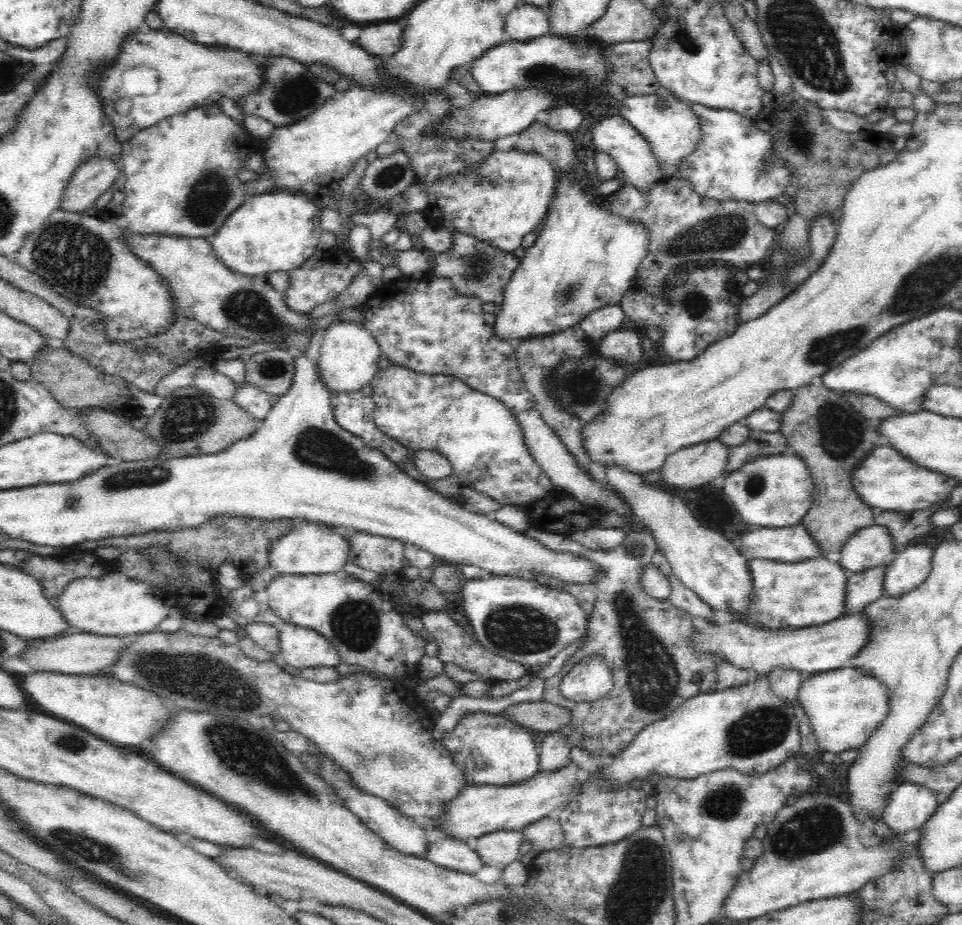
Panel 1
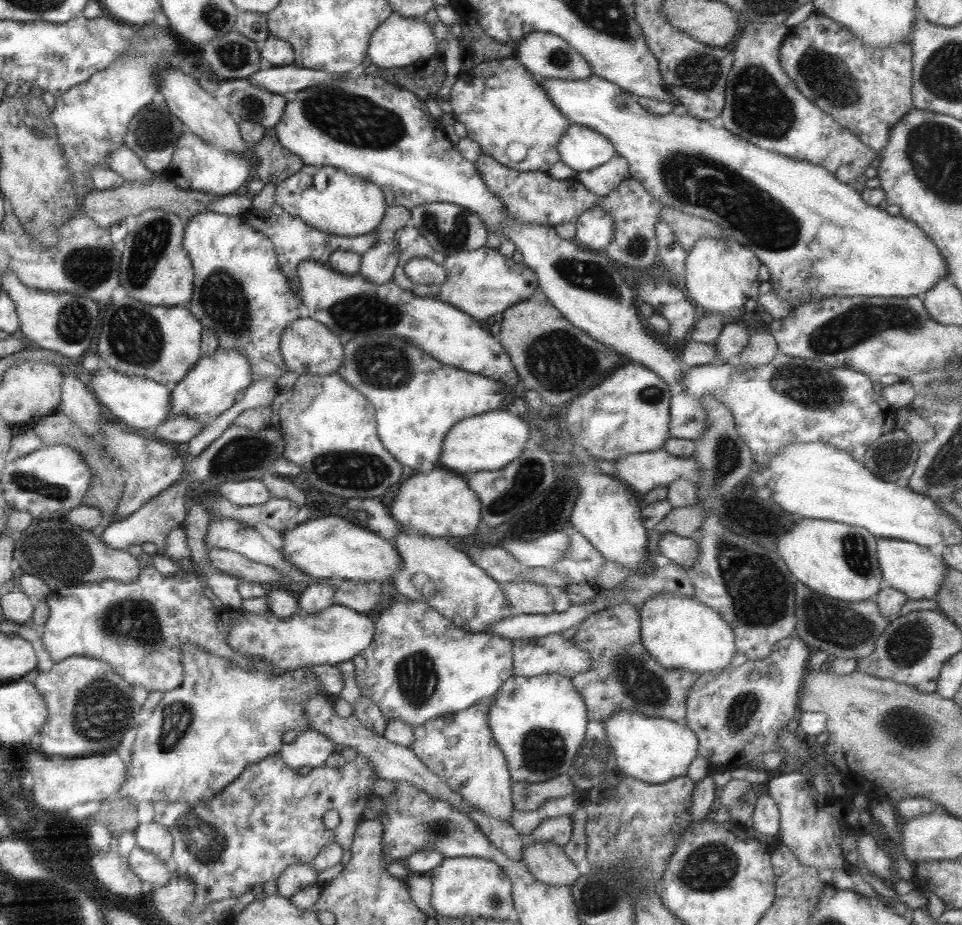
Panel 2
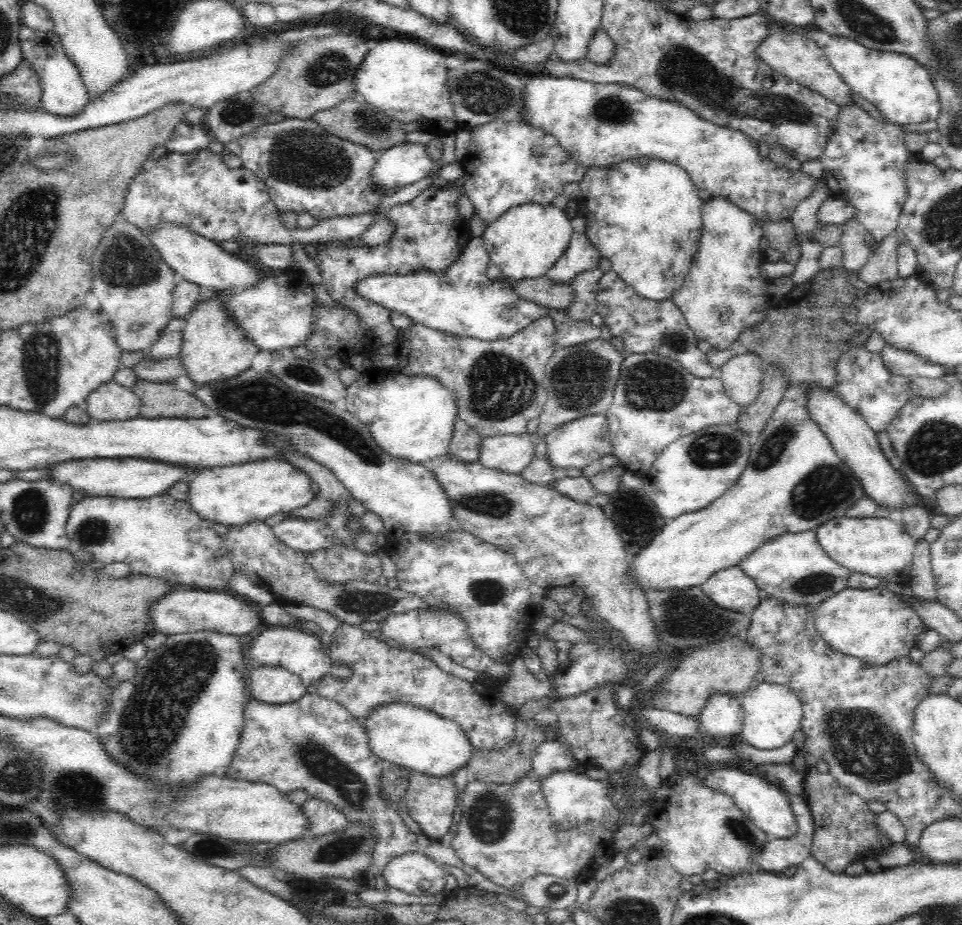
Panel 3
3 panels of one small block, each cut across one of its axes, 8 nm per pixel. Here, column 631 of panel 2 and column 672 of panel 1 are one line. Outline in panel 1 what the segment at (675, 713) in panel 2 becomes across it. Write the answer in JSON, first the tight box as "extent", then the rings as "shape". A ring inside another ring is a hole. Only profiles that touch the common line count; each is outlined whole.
{"extent":[523,526,718,762],"shape":[[[530,526],[523,533],[528,535],[530,538],[533,538],[534,540],[537,540],[540,542],[540,544],[543,544],[546,548],[548,548],[548,550],[557,550],[558,552],[569,552],[570,554],[576,554],[582,558],[585,558],[586,560],[589,560],[590,562],[593,562],[597,568],[599,568],[599,571],[595,576],[595,588],[597,597],[593,606],[593,611],[589,616],[589,623],[585,634],[585,643],[582,645],[582,648],[579,648],[575,652],[571,661],[567,662],[567,664],[564,666],[564,671],[559,672],[553,678],[545,680],[545,690],[542,698],[542,701],[554,704],[555,706],[566,708],[570,712],[570,715],[573,719],[573,726],[560,728],[557,732],[560,732],[566,736],[567,740],[572,746],[582,747],[589,753],[592,753],[594,757],[597,757],[601,762],[603,762],[604,760],[607,760],[609,756],[616,755],[622,750],[625,750],[634,741],[636,734],[638,734],[643,728],[646,728],[646,726],[657,722],[659,719],[665,718],[668,716],[668,714],[672,714],[674,710],[677,710],[678,706],[682,706],[682,704],[684,704],[684,701],[690,700],[690,698],[694,698],[698,696],[698,694],[711,693],[715,689],[715,685],[717,684],[717,674],[715,673],[715,669],[717,668],[718,658],[712,655],[712,653],[702,653],[702,651],[698,651],[698,649],[694,649],[694,647],[692,647],[692,634],[694,634],[694,626],[696,625],[693,616],[690,613],[687,613],[685,610],[678,608],[677,606],[669,603],[662,603],[658,599],[652,598],[650,595],[647,595],[646,591],[642,588],[640,582],[642,572],[644,572],[644,568],[646,568],[646,566],[651,563],[652,557],[657,551],[656,541],[654,540],[653,534],[650,534],[649,530],[639,527],[637,529],[630,529],[626,534],[626,538],[624,538],[624,542],[622,542],[620,546],[617,546],[616,548],[608,551],[590,550],[581,544],[578,544],[578,542],[574,541],[574,539],[571,539],[568,536],[552,534],[549,530],[542,530],[541,527]],[[590,655],[602,655],[602,657],[606,659],[606,663],[608,663],[608,667],[610,667],[610,672],[613,676],[612,691],[608,692],[606,697],[603,697],[602,699],[596,700],[594,702],[573,702],[564,699],[564,697],[562,697],[560,688],[565,671],[569,669],[573,662],[581,661],[583,658],[589,657]]]}

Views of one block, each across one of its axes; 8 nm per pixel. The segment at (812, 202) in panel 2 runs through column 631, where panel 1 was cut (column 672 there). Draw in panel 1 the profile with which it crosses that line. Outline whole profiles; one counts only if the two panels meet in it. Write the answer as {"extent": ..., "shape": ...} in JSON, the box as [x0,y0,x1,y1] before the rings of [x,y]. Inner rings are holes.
{"extent":[620,91,701,178],"shape":[[[662,91],[649,95],[634,95],[620,102],[620,116],[624,117],[650,143],[654,157],[660,163],[662,178],[679,177],[677,166],[698,146],[701,126],[690,103]]]}

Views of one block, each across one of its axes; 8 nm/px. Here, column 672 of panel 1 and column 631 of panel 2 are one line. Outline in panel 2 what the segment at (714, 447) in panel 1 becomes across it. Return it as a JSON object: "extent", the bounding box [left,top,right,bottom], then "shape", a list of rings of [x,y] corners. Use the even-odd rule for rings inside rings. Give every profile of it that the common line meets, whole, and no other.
{"extent":[612,448,700,495],"shape":[[[663,448],[650,452],[625,454],[624,457],[618,457],[615,460],[616,472],[612,475],[617,480],[626,484],[628,488],[637,495],[645,495],[654,487],[666,487],[674,484],[674,480],[684,478],[690,482],[697,483],[700,480],[699,464],[690,458],[680,458],[666,452]]]}

